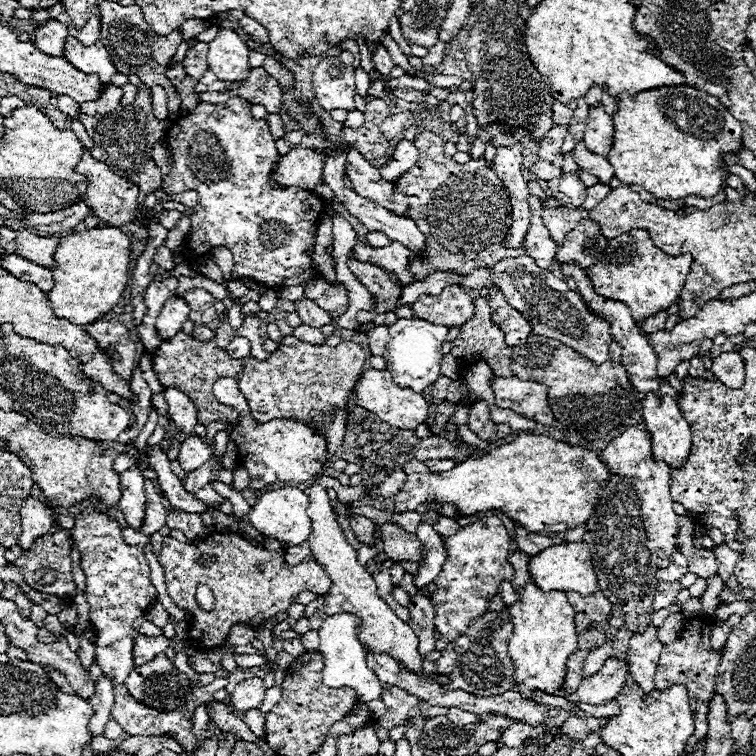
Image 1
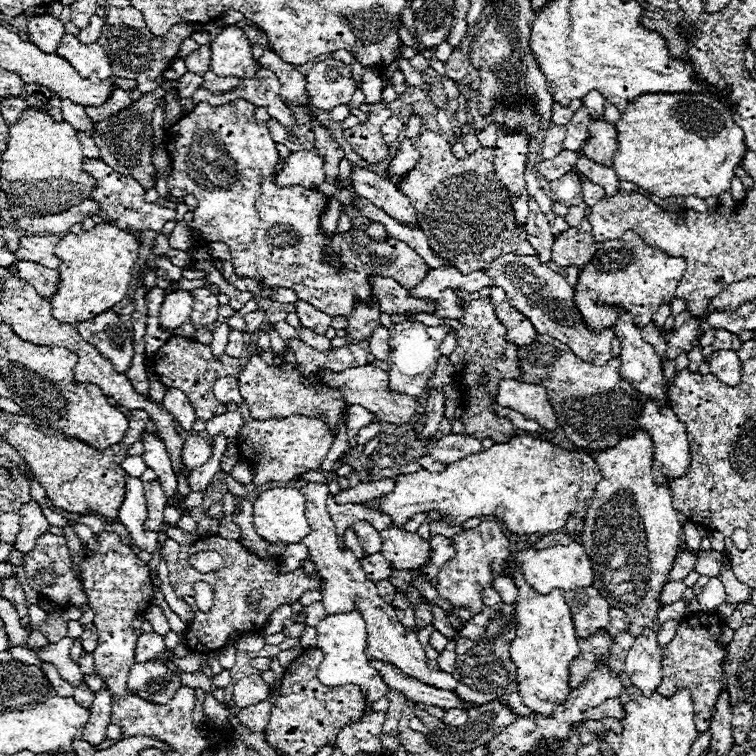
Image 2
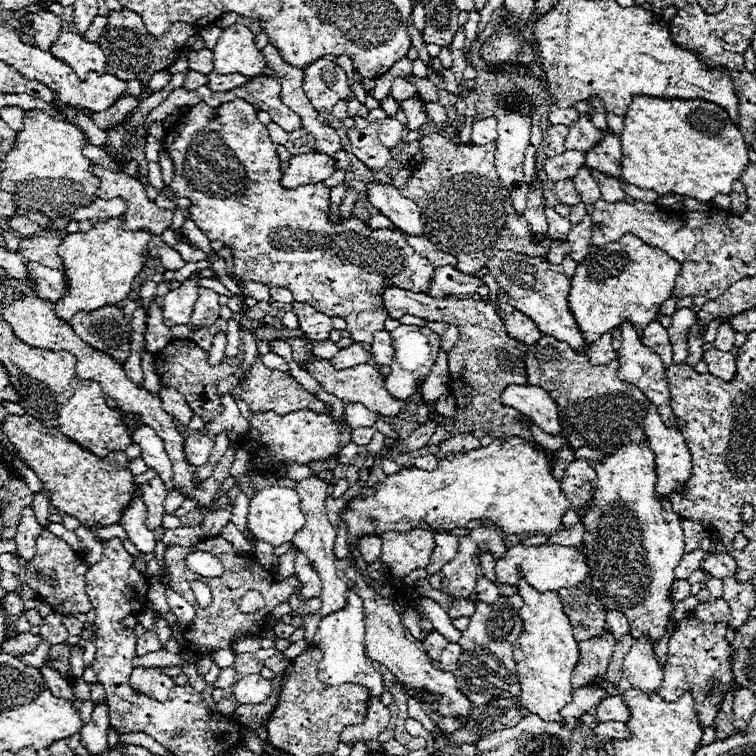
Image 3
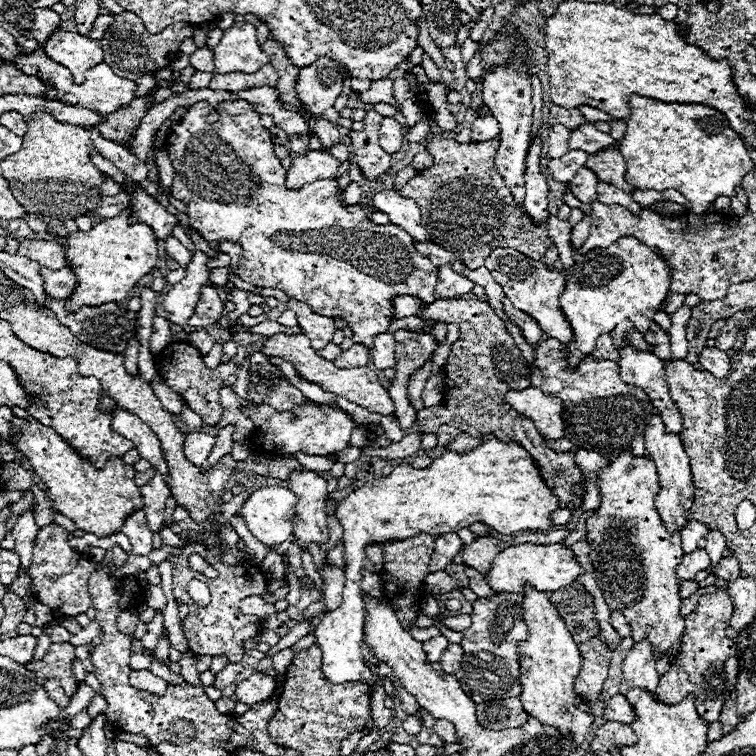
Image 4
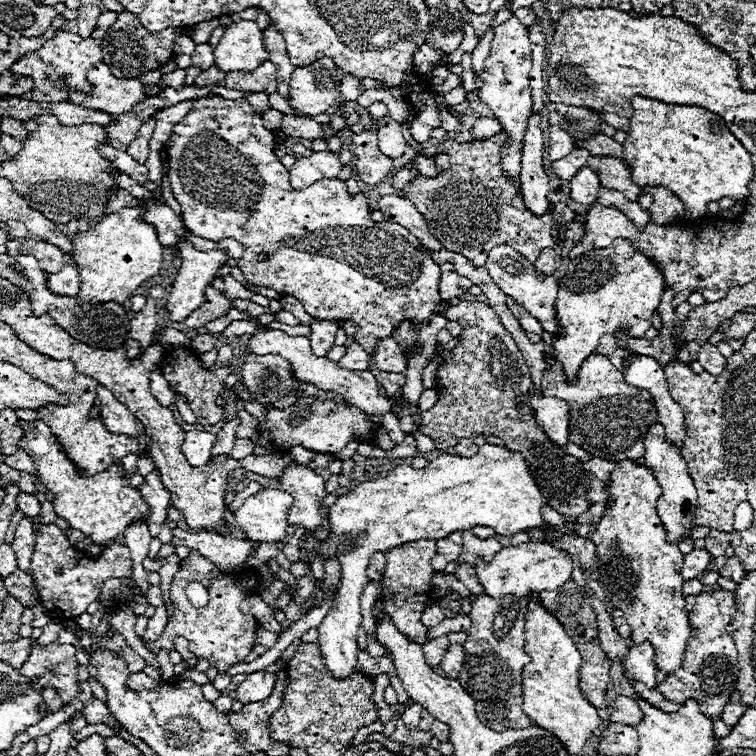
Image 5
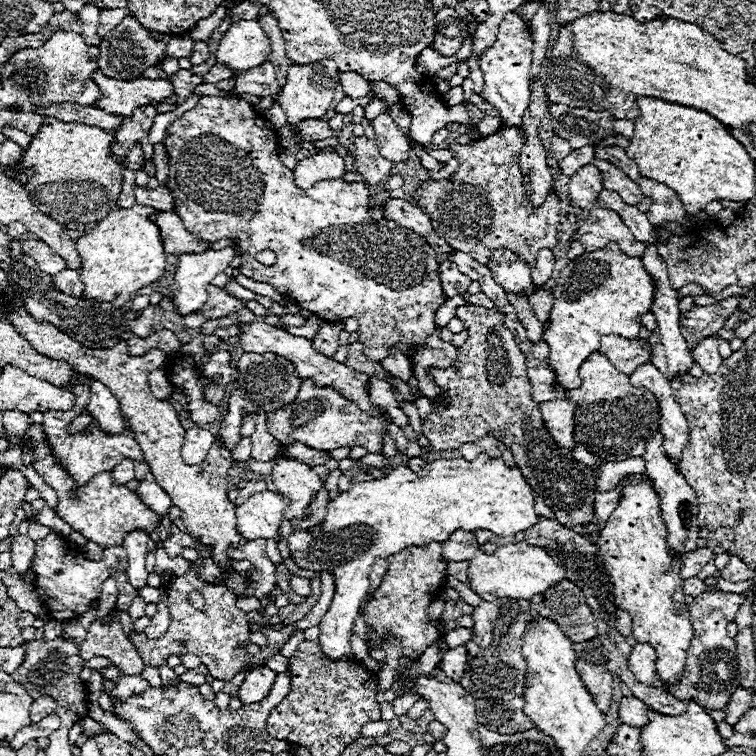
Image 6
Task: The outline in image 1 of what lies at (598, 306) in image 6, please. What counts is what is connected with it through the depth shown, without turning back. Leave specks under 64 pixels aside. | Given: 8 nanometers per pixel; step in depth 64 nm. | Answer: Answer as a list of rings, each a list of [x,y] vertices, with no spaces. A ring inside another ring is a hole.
[[[634,228],[614,240],[608,240],[608,246],[600,254],[598,262],[590,266],[586,272],[598,296],[624,302],[632,310],[634,320],[640,322],[672,306],[678,300],[690,266],[692,266],[692,260],[688,254],[668,256],[662,250],[654,248],[646,230]]]

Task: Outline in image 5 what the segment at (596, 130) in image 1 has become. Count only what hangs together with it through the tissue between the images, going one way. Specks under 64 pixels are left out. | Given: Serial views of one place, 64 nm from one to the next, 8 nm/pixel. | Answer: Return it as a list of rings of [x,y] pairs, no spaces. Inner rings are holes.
[[[592,156],[588,166],[594,166],[594,170],[598,170],[602,186],[606,186],[610,190],[620,190],[630,202],[638,200],[640,188],[634,186],[628,168],[618,158],[612,158],[612,156],[606,156],[606,158]]]

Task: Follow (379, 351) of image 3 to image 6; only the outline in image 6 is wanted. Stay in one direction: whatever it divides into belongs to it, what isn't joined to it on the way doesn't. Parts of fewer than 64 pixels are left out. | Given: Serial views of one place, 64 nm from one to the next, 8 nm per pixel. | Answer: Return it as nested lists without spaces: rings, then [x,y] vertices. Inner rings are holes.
[[[396,348],[390,350],[390,356],[388,356],[388,358],[380,360],[380,366],[382,366],[386,372],[390,372],[392,376],[396,376],[396,378],[400,378],[402,382],[406,382],[406,384],[408,384],[408,380],[412,378],[410,360],[408,360],[400,350],[396,350]]]

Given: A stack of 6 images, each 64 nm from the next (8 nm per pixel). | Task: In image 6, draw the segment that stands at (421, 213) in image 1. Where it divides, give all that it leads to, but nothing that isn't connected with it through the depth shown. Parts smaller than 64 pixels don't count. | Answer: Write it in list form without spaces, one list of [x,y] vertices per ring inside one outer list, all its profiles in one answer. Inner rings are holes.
[[[502,126],[496,134],[480,140],[472,140],[470,144],[450,144],[448,148],[452,150],[454,158],[460,162],[458,172],[448,180],[424,182],[414,192],[416,206],[420,210],[426,210],[426,214],[434,222],[434,230],[438,230],[438,236],[446,238],[446,242],[450,242],[454,250],[466,252],[476,262],[486,264],[490,262],[490,256],[498,248],[506,248],[518,254],[518,258],[526,262],[530,268],[534,268],[538,252],[542,248],[552,250],[556,246],[556,234],[560,226],[560,200],[554,192],[548,192],[542,206],[532,206],[530,198],[524,192],[524,174],[518,164],[522,146],[524,146],[524,128],[518,126],[510,126],[510,128]]]

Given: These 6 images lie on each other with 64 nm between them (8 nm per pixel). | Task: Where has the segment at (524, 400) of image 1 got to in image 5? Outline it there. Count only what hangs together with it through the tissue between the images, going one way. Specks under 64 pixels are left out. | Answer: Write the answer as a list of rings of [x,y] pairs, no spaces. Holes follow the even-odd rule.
[[[526,394],[526,400],[536,410],[538,426],[542,426],[542,430],[546,430],[548,438],[554,444],[564,446],[568,442],[568,420],[570,420],[568,412],[570,412],[570,404],[560,400],[560,398],[552,398],[552,396],[536,398],[534,394]]]

